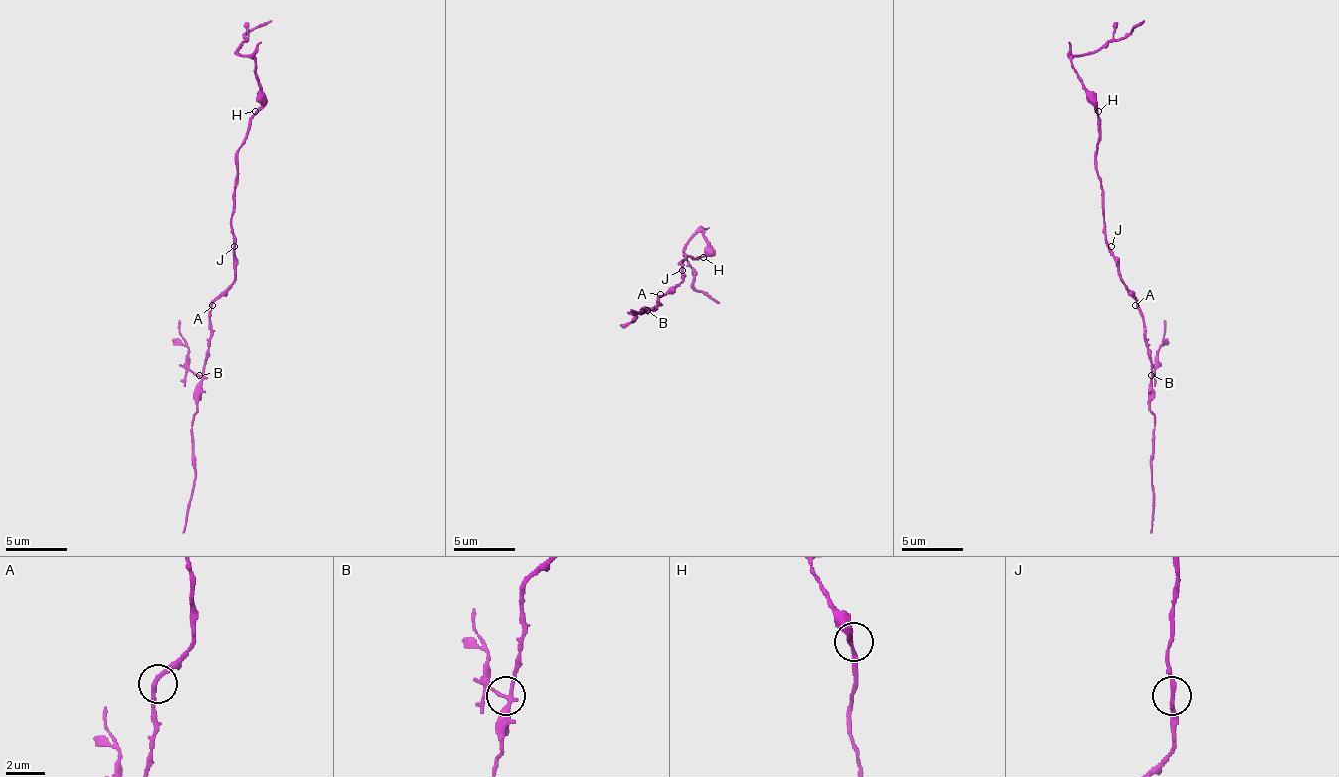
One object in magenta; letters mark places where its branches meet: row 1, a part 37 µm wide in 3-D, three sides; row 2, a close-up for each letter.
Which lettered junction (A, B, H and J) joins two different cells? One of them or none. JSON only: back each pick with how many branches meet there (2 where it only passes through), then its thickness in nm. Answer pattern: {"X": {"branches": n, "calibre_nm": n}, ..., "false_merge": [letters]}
{"B": {"branches": 3, "calibre_nm": 180}, "false_merge": ["B"]}

